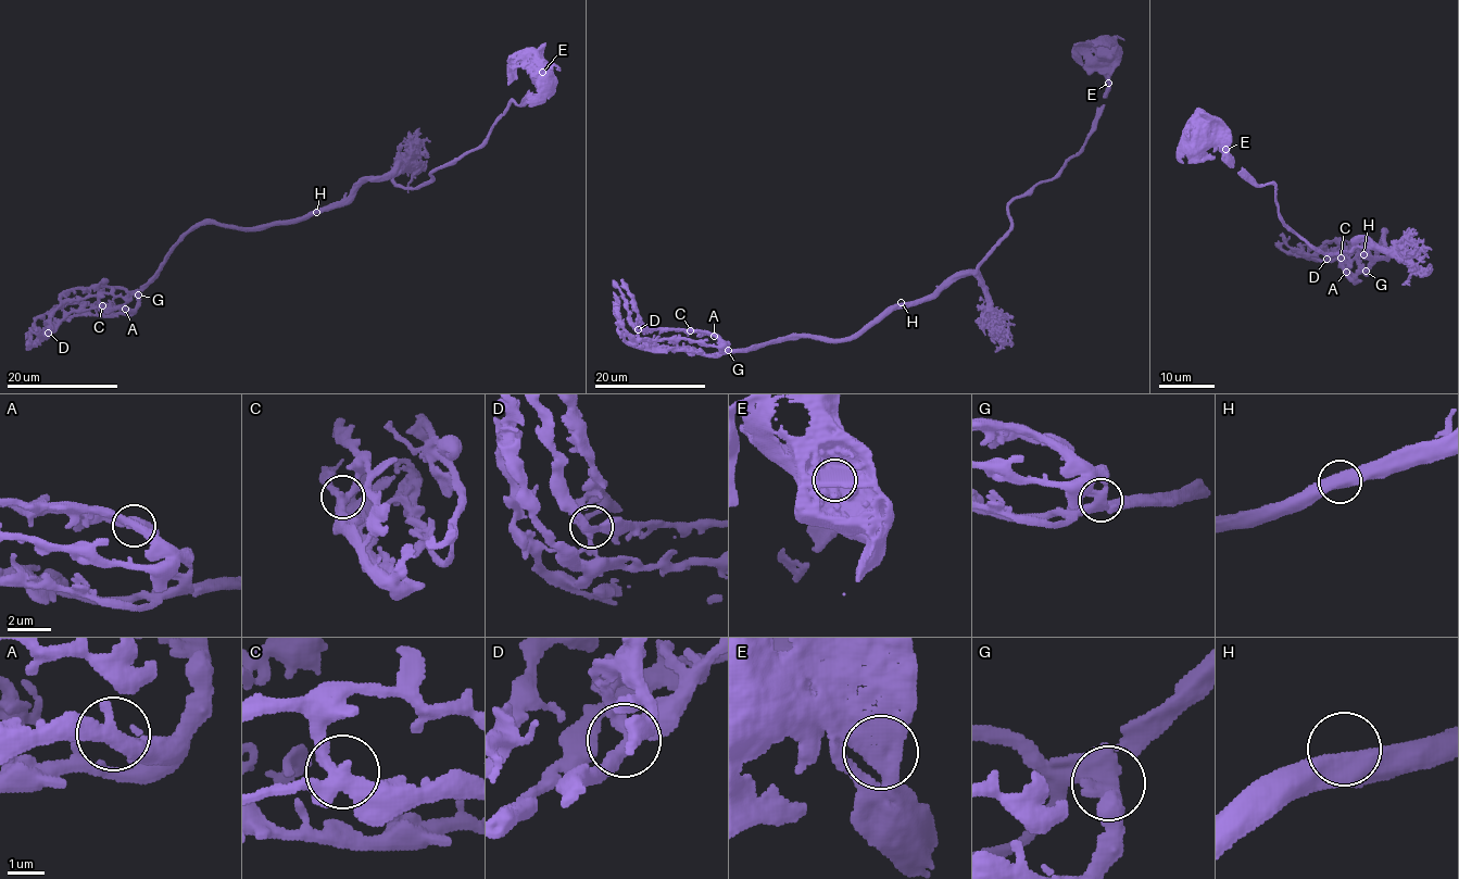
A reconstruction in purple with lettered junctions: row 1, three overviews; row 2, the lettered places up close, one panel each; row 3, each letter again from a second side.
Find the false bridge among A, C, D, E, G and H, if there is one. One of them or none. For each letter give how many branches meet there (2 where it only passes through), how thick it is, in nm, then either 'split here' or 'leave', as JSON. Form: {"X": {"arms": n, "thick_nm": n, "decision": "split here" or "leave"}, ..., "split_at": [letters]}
{"A": {"arms": 3, "thick_nm": 340, "decision": "leave"}, "C": {"arms": 4, "thick_nm": 380, "decision": "leave"}, "D": {"arms": 3, "thick_nm": 360, "decision": "leave"}, "E": {"arms": 2, "thick_nm": 400, "decision": "leave"}, "G": {"arms": 3, "thick_nm": 400, "decision": "leave"}, "H": {"arms": 2, "thick_nm": 550, "decision": "leave"}, "split_at": []}

